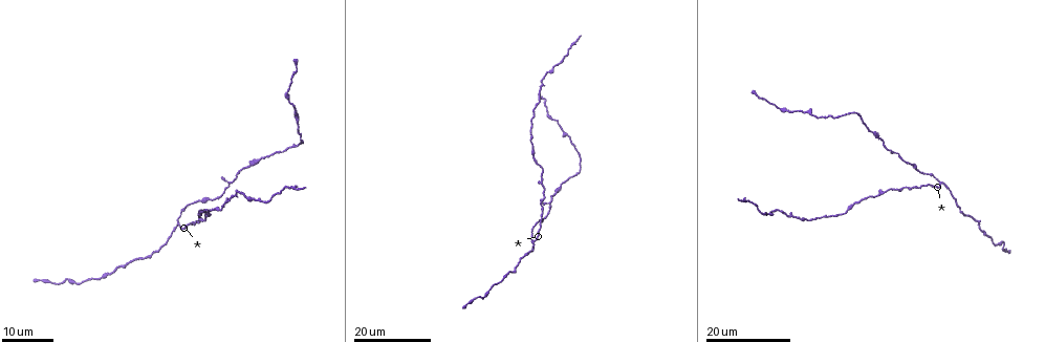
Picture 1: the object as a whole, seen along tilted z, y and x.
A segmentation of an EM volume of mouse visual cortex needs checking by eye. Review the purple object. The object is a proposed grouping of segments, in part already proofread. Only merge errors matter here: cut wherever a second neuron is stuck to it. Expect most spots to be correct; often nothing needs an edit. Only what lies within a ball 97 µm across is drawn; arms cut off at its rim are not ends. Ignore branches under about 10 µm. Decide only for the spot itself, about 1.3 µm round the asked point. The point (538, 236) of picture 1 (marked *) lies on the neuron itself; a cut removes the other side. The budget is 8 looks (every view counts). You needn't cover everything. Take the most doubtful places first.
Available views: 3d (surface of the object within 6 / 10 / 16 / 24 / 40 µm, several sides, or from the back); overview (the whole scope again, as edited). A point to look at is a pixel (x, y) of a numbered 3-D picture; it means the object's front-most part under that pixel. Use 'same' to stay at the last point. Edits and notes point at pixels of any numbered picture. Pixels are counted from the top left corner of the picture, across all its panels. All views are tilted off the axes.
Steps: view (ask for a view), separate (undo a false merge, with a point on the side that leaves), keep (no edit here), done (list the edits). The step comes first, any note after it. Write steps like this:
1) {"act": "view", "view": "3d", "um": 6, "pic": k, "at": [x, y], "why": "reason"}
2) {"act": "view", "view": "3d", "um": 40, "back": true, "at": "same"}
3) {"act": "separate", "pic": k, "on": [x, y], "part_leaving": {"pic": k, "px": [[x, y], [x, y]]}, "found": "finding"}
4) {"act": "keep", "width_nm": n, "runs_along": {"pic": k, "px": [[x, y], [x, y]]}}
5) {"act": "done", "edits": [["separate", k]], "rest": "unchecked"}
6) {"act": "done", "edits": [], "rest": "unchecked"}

{"act": "view", "view": "3d", "um": 24, "pic": 1, "at": [534, 243], "why": "three-way junction"}

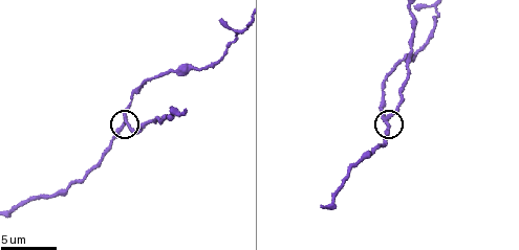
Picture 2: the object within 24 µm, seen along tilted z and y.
{"act": "view", "view": "3d", "um": 6, "pic": 2, "at": [124, 116], "why": "zoom in"}

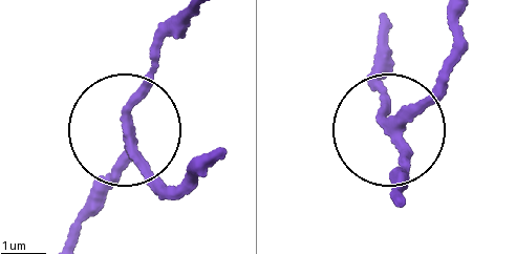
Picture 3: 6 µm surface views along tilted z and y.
{"act": "keep", "arms": 3, "runs_along": {"pic": 3, "px": [[177, 190], [149, 175], [124, 135], [116, 173], [77, 237]]}, "found": "all the same neuron"}

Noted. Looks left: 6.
{"act": "view", "view": "3d", "um": 16, "pic": 1, "at": [66, 279], "why": "calibre changes"}

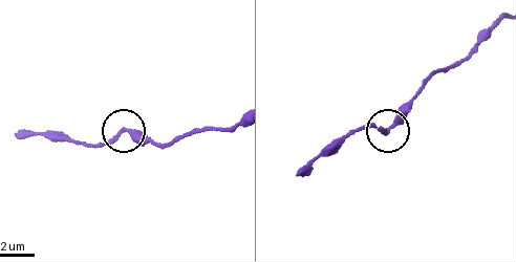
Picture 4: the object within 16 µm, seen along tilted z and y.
{"act": "view", "view": "3d", "um": 10, "pic": 4, "at": [128, 131]}

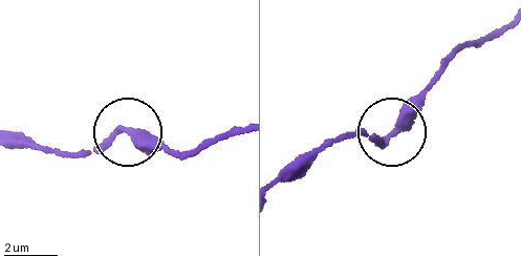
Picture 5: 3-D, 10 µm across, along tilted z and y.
{"act": "keep", "runs_along": {"pic": 5, "px": [[501, 25], [453, 58], [402, 128], [376, 141], [353, 134]]}, "found": "all the same neuron"}

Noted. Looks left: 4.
{"act": "view", "view": "3d", "um": 6, "pic": 2, "at": [416, 54]}

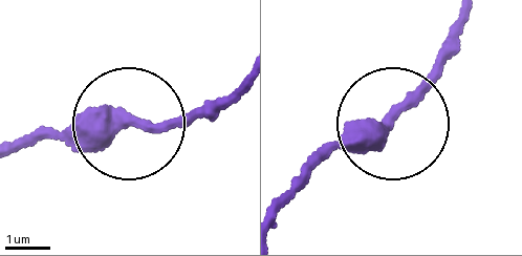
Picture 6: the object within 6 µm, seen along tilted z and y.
{"act": "keep", "runs_along": {"pic": 6, "px": [[15, 147], [212, 114]]}, "found": "all the same neuron"}

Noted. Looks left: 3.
{"act": "view", "view": "3d", "um": 6, "pic": 2, "at": [437, 11], "why": "thin neck"}

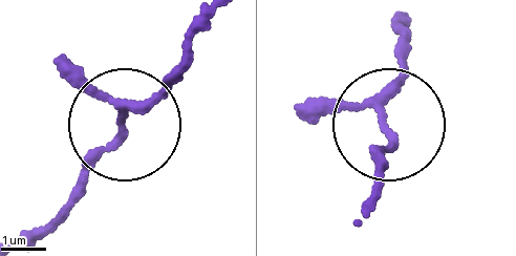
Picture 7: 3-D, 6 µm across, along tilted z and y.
{"act": "view", "view": "3d", "um": 6, "back": true, "pic": 7, "at": [119, 129]}

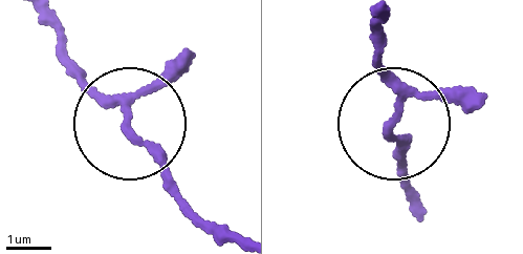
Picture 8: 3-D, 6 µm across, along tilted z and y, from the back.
{"act": "keep", "runs_along": {"pic": 8, "px": [[413, 187], [389, 135], [383, 32]]}, "found": "all the same neuron"}

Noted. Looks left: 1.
{"act": "done", "edits": [], "rest": "unchecked"}

